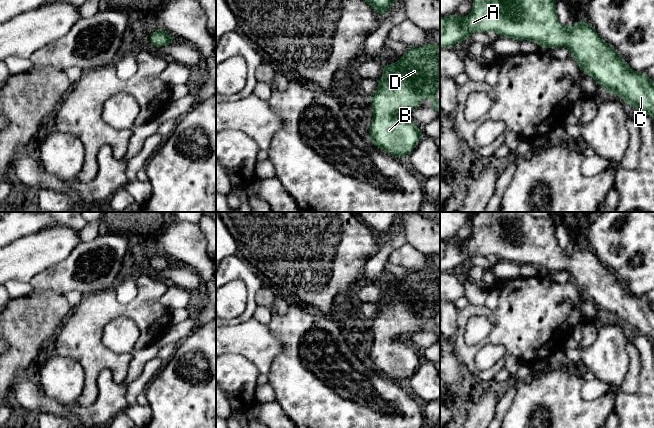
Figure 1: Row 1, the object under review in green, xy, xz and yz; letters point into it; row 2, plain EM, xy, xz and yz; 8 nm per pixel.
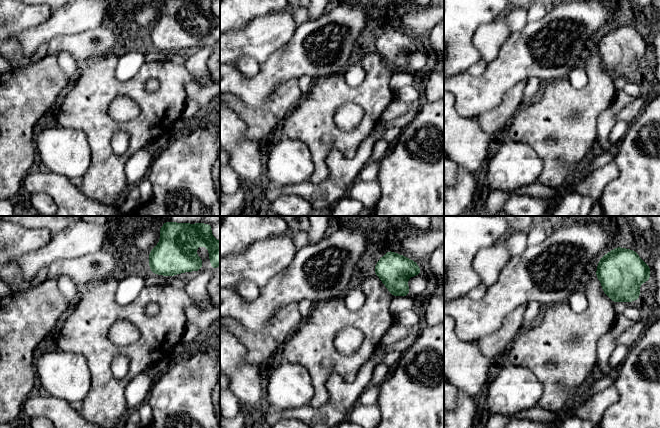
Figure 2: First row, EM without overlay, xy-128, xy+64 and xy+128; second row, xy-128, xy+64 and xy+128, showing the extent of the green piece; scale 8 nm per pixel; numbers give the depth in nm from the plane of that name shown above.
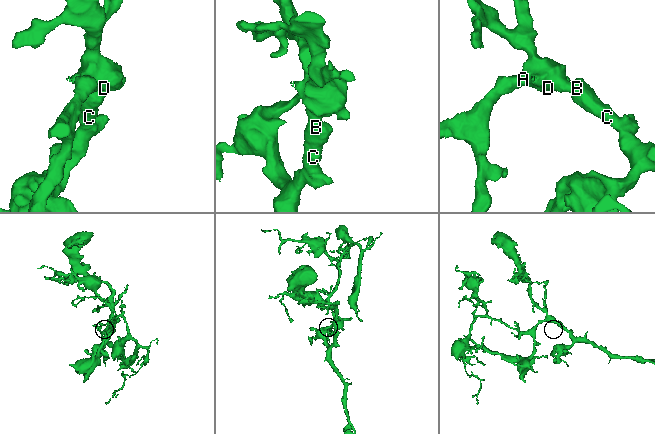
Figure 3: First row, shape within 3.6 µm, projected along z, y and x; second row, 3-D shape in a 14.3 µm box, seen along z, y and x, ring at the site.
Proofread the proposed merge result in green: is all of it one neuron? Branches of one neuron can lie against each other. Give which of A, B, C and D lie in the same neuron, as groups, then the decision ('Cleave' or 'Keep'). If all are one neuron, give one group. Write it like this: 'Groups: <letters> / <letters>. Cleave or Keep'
Groups: A B C D. Keep

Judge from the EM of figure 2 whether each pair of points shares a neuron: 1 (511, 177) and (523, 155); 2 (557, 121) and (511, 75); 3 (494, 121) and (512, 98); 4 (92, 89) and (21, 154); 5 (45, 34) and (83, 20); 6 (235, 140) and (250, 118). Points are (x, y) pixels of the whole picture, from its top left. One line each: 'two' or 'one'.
1: one
2: two
3: one
4: two
5: one
6: two

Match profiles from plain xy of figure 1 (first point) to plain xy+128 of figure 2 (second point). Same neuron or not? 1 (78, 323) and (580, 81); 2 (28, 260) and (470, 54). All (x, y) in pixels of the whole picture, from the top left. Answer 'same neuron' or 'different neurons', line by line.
1: different neurons
2: different neurons

